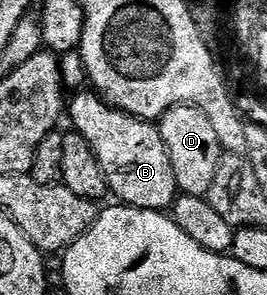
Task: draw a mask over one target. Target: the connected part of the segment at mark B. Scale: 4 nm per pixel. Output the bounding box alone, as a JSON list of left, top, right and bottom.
[67,92,179,212]

